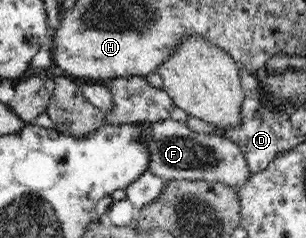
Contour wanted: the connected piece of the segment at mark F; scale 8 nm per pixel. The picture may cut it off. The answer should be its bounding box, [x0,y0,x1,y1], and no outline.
[143,119,252,190]

